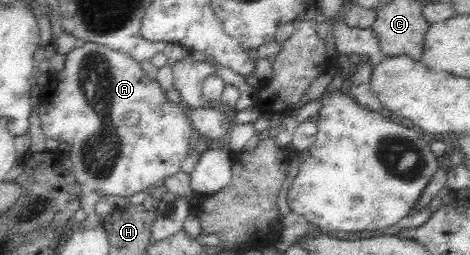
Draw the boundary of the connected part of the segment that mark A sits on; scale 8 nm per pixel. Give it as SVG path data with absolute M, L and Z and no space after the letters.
M79 41L76 42L76 48L72 48L72 52L66 54L64 61L64 68L60 71L54 72L46 86L42 89L42 94L39 95L39 102L37 106L38 114L40 114L42 132L47 138L56 139L58 142L70 142L72 144L72 151L69 153L72 161L72 173L78 181L82 184L82 194L88 192L97 192L102 196L124 196L130 197L136 192L142 192L149 186L156 184L156 182L164 181L168 176L173 176L181 172L182 162L187 158L189 150L189 140L195 136L195 132L190 127L190 121L186 117L186 111L182 104L174 105L166 101L165 92L160 89L160 84L154 79L146 78L146 73L142 71L140 63L137 63L132 57L122 52L110 50L104 45L99 45L94 42Z

